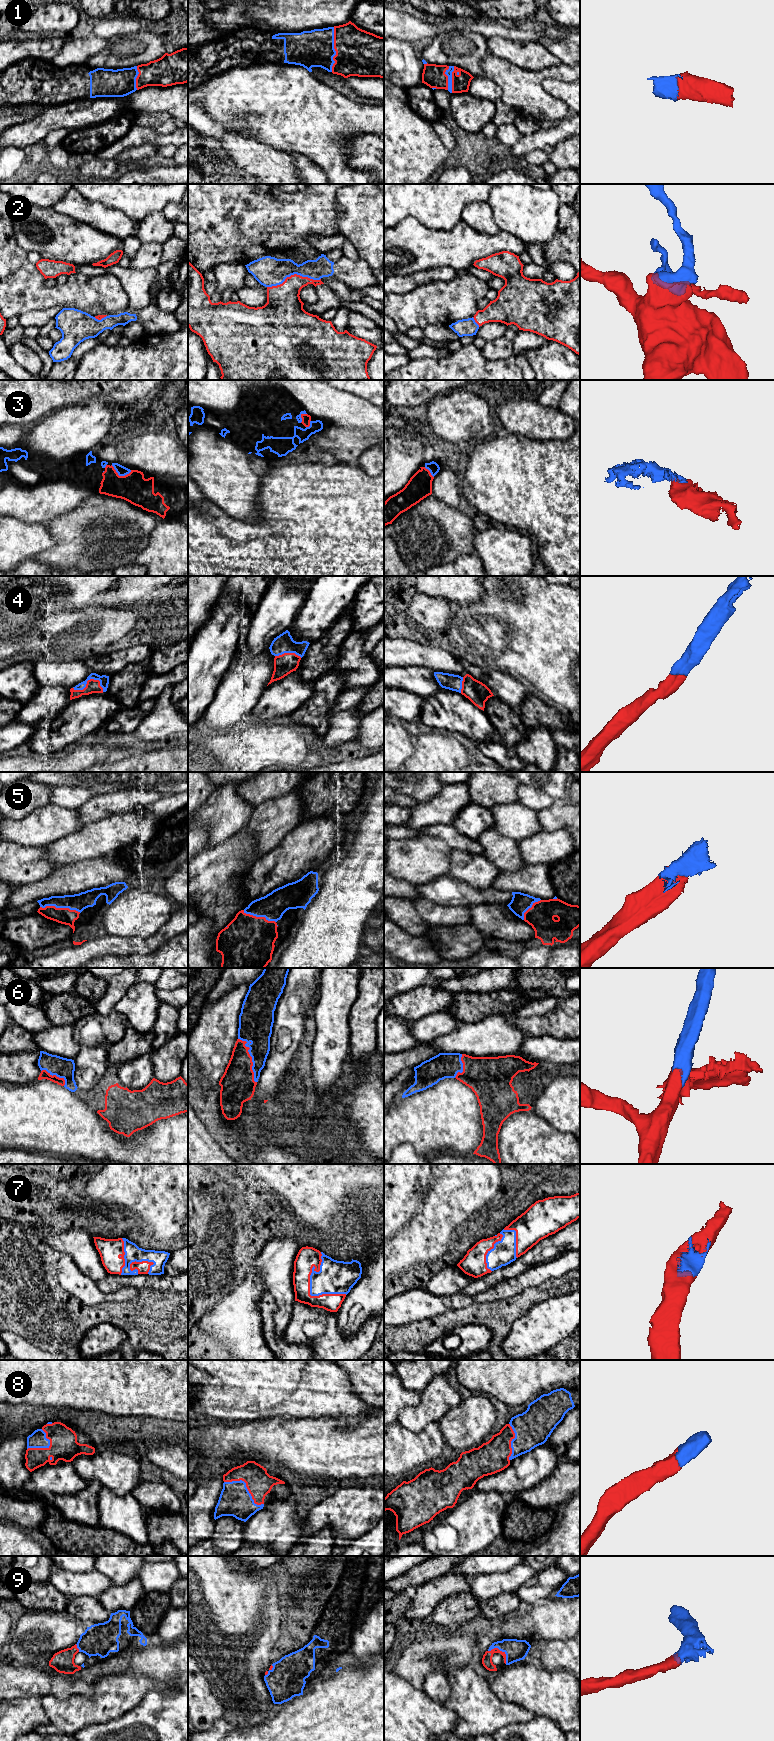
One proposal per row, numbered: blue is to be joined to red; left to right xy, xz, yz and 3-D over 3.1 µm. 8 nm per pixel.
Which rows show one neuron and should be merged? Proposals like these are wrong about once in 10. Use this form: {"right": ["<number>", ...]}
{"right": ["1", "2", "3", "4", "5", "6", "7", "8", "9"]}

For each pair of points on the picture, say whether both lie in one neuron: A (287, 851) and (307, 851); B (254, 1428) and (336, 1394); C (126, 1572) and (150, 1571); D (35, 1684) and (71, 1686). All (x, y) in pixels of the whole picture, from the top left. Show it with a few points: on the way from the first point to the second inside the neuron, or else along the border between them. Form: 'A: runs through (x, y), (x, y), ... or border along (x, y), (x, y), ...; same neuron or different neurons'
A: runs through (292, 851), (302, 851); same neuron
B: border along (302, 1418), (275, 1417), (258, 1418), (256, 1420); different neurons
C: border along (141, 1566), (136, 1577); different neurons
D: runs through (44, 1684), (62, 1685); same neuron

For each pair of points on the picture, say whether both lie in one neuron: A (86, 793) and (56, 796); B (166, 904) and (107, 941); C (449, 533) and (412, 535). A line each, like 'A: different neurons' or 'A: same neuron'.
A: same neuron
B: different neurons
C: same neuron

